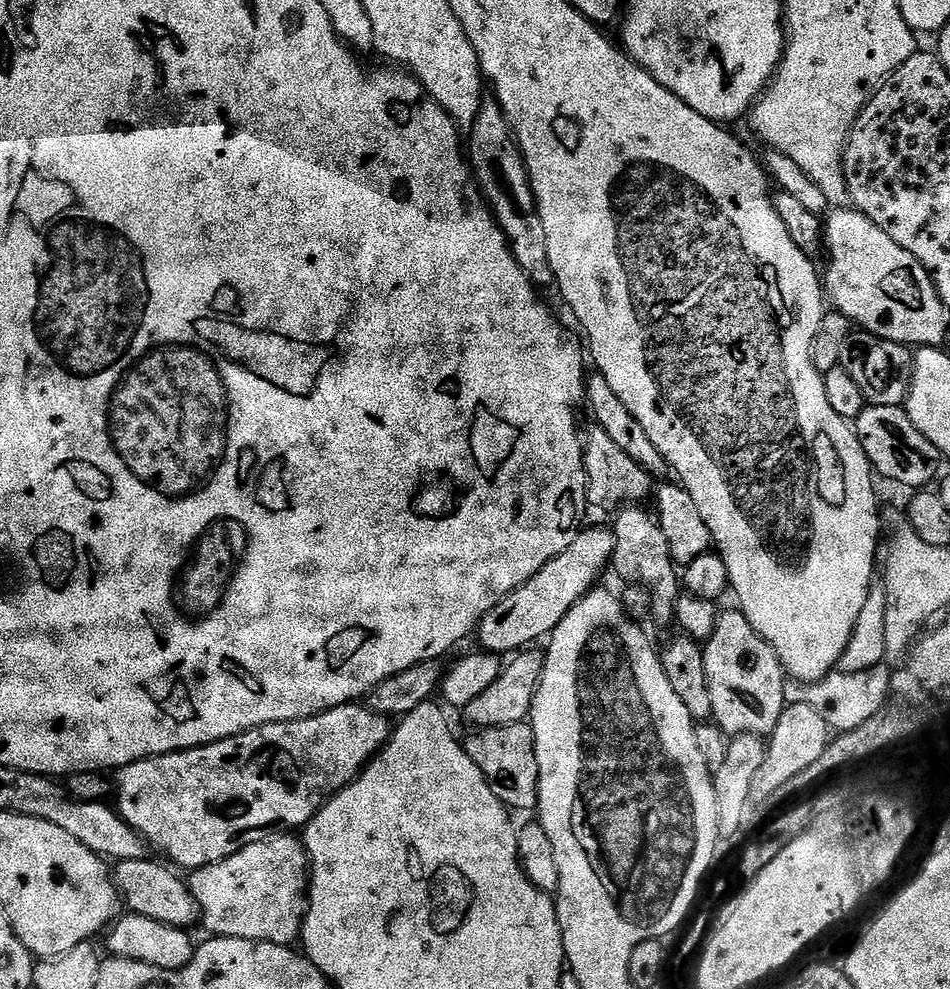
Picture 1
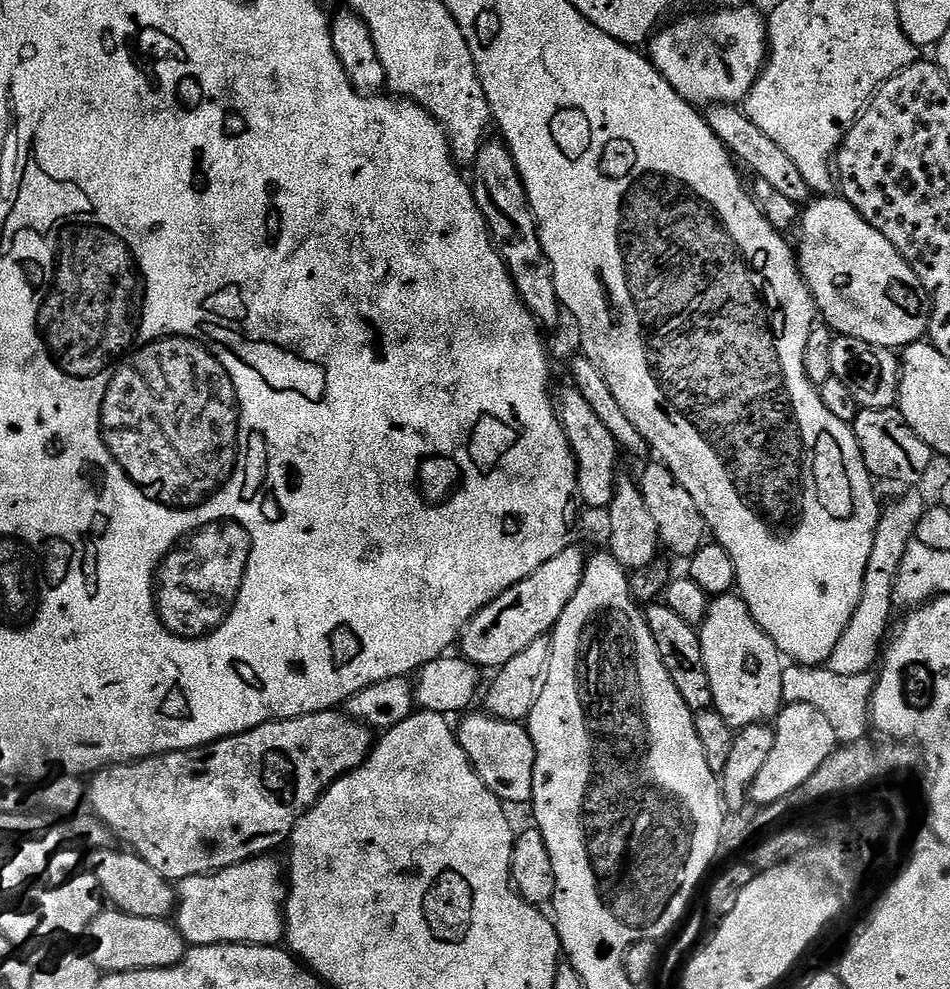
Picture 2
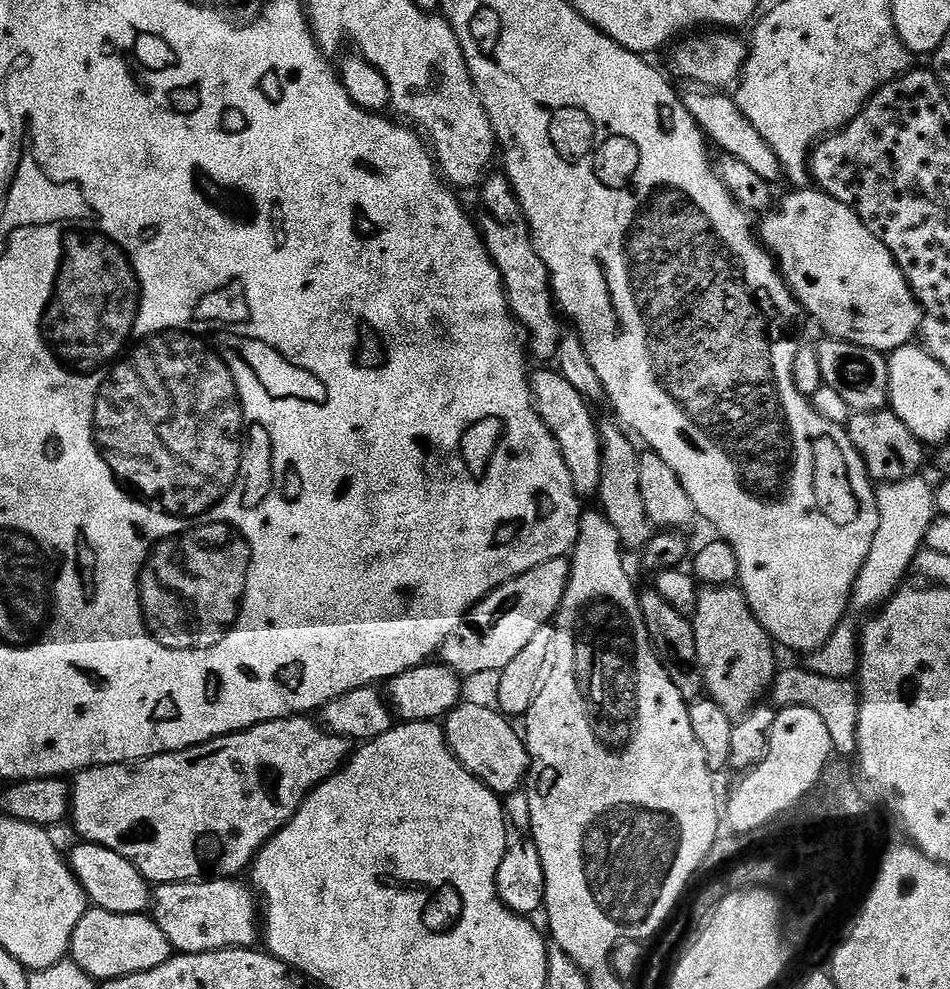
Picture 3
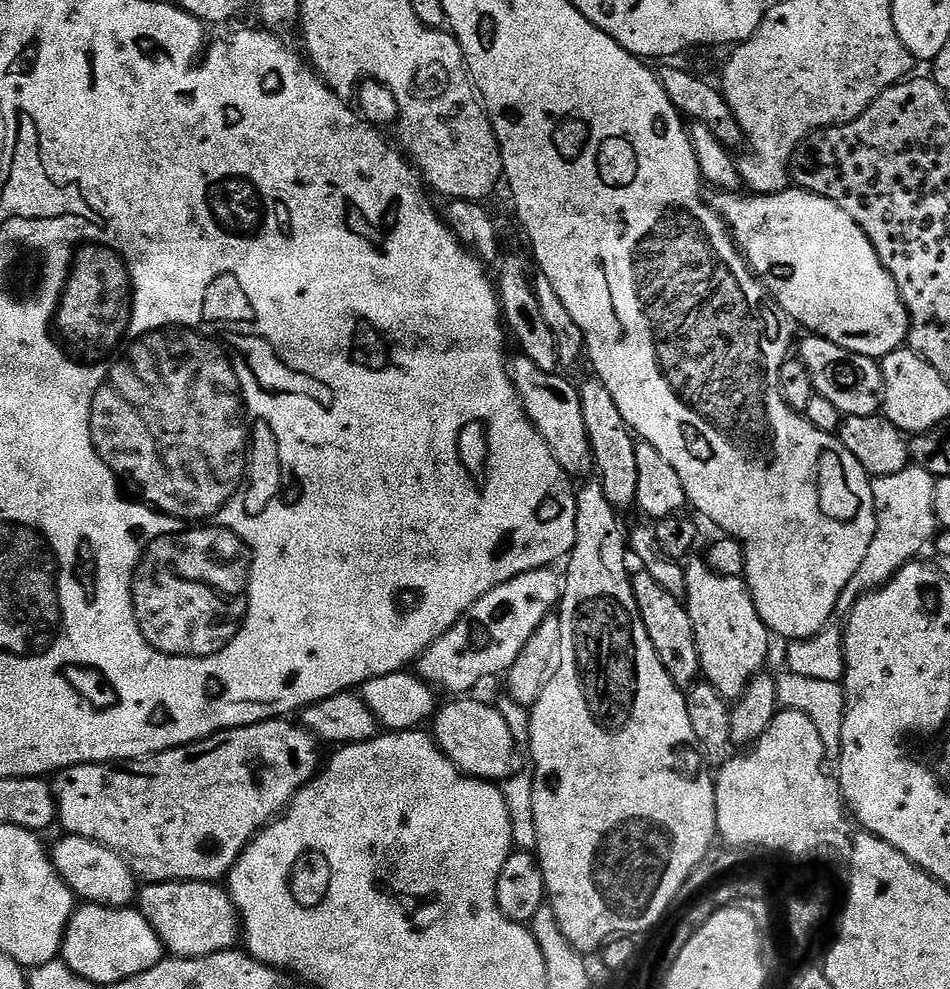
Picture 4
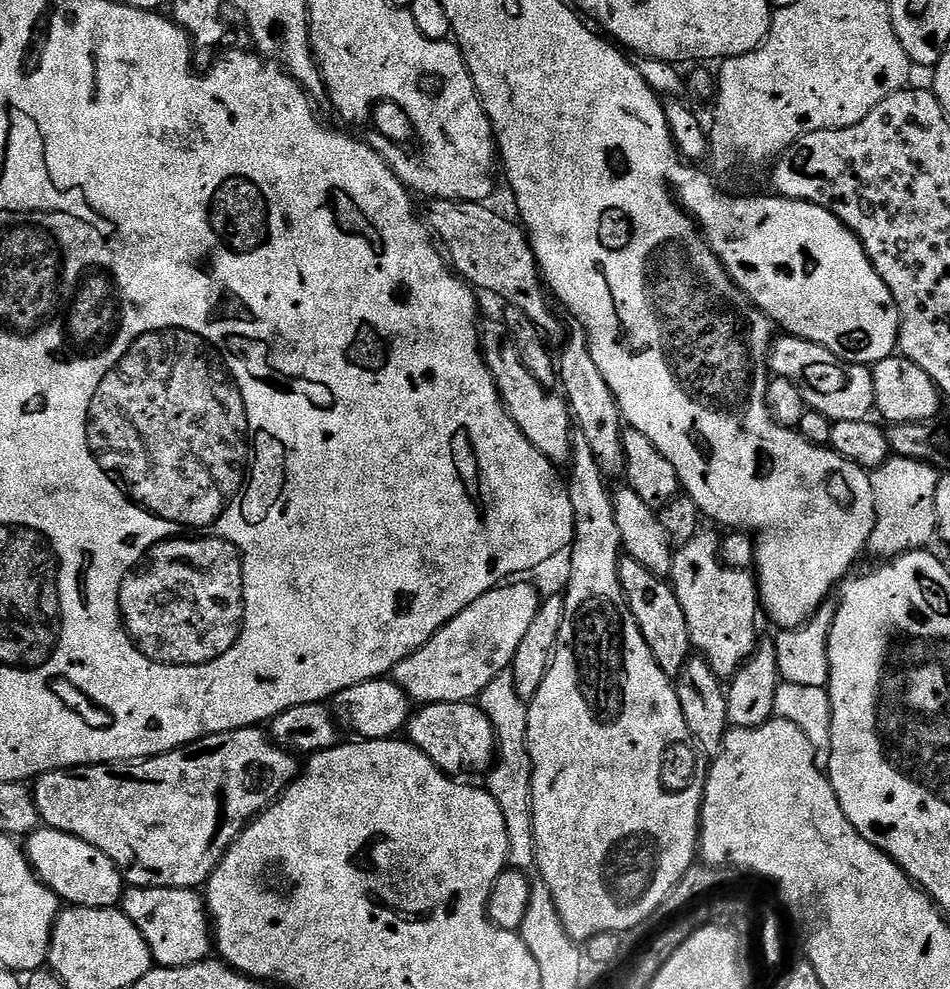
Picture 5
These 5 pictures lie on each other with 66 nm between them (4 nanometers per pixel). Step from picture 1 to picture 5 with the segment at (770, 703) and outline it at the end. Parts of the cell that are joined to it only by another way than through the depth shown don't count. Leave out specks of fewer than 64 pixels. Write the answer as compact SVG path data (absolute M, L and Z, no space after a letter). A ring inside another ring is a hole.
M701 530L688 544L681 544L672 557L670 585L686 616L692 647L721 678L731 678L758 647L756 611L762 605L758 581L751 571L727 568L720 559L721 537Z

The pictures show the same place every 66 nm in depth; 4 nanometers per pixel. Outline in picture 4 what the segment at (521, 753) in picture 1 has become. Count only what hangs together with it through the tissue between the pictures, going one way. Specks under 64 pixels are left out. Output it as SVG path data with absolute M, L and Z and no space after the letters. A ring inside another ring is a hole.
M452 698L448 705L441 707L437 711L430 724L430 732L436 744L445 752L456 767L465 776L475 776L477 780L487 780L489 782L503 782L517 771L516 751L518 745L516 739L510 734L510 728L506 726L506 720L502 718L499 707L483 704L480 700L468 700L472 698Z

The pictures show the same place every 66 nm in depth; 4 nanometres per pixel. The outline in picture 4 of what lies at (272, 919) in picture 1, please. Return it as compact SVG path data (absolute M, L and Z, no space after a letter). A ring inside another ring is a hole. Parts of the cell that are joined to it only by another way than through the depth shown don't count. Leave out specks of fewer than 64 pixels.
M202 880L171 884L145 883L138 892L138 910L160 936L173 957L193 960L237 947L242 936L242 921L223 887Z

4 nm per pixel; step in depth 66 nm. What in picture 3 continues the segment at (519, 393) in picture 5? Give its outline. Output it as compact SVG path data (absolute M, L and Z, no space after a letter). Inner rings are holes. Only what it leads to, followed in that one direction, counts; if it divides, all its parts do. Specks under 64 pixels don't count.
M544 366L541 372L533 371L530 376L532 398L536 406L536 415L547 431L558 442L562 458L566 458L566 466L570 470L570 478L576 487L576 494L581 498L595 497L600 491L600 475L602 474L602 454L600 453L600 429L598 420L592 417L589 401L583 394L574 390L570 382L558 370Z

